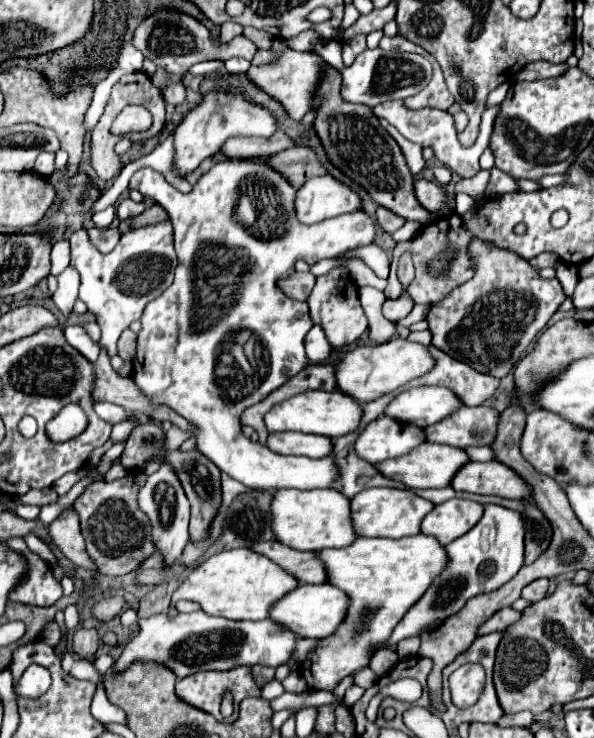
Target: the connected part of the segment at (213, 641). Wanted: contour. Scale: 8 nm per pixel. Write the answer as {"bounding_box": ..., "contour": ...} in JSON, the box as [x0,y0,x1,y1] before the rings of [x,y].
{"bounding_box":[116,610,298,678],"contour":[[[204,610],[178,614],[170,618],[166,614],[156,614],[146,620],[140,620],[140,632],[124,646],[116,670],[126,670],[134,660],[154,660],[176,672],[178,678],[184,678],[202,670],[226,670],[236,666],[272,666],[278,668],[292,656],[298,636],[288,632],[282,624],[274,620],[262,622],[244,622],[244,620],[224,620],[222,616],[208,616]]]}

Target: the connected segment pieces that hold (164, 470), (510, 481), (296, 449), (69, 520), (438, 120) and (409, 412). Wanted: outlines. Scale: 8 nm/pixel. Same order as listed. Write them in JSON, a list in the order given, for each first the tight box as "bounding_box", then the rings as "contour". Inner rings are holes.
[{"bounding_box":[138,464,190,564],"contour":[[[164,464],[158,472],[148,476],[144,488],[138,494],[138,504],[140,510],[146,512],[152,522],[152,538],[158,550],[162,552],[164,562],[172,564],[174,560],[180,558],[184,546],[188,544],[188,520],[190,520],[190,504],[172,464]]]},{"bounding_box":[452,462,532,500],"contour":[[[468,462],[454,476],[452,488],[516,500],[532,496],[532,486],[526,484],[522,476],[516,476],[512,468],[506,468],[506,464],[498,462]]]},{"bounding_box":[266,432,332,458],"contour":[[[276,432],[268,436],[266,446],[278,454],[308,458],[324,458],[332,454],[332,440],[328,436],[308,436],[302,432]]]},{"bounding_box":[48,506,96,572],"contour":[[[68,506],[62,514],[58,514],[58,518],[48,526],[48,532],[50,532],[54,546],[58,546],[58,550],[74,566],[96,572],[96,564],[92,564],[92,558],[86,552],[84,538],[80,532],[80,520],[76,516],[74,506]]]},{"bounding_box":[374,100,490,178],"contour":[[[392,100],[392,102],[384,102],[380,106],[374,108],[374,114],[380,116],[380,118],[386,118],[394,128],[398,128],[398,132],[420,144],[420,146],[430,146],[436,154],[436,158],[448,166],[454,174],[458,174],[460,178],[472,178],[480,172],[480,164],[478,164],[478,158],[482,154],[482,150],[488,146],[490,142],[490,136],[486,136],[486,132],[480,132],[478,136],[478,142],[470,148],[464,148],[458,138],[456,138],[456,130],[454,130],[454,122],[452,122],[452,116],[450,112],[442,112],[442,110],[434,110],[434,108],[422,108],[422,110],[408,110],[404,108],[402,100]]]},{"bounding_box":[386,386,464,428],"contour":[[[422,386],[422,388],[410,388],[400,396],[396,396],[392,404],[386,408],[386,416],[426,428],[428,424],[444,420],[444,416],[456,412],[456,408],[462,406],[464,404],[460,396],[454,394],[450,388]]]}]

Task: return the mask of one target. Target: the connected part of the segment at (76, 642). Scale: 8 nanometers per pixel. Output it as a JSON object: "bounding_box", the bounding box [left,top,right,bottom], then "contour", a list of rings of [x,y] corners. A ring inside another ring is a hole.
{"bounding_box":[72,628,100,658],"contour":[[[78,628],[74,632],[74,638],[72,638],[72,650],[76,654],[80,654],[82,658],[90,658],[92,654],[96,654],[100,640],[100,634],[98,634],[96,628]]]}

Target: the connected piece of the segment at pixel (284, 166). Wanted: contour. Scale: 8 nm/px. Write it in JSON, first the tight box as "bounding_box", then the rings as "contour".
{"bounding_box":[272,146,328,188],"contour":[[[294,146],[294,148],[288,148],[284,152],[278,152],[274,158],[272,158],[272,166],[288,176],[288,180],[300,188],[306,184],[306,180],[310,180],[312,176],[322,176],[324,172],[328,172],[318,156],[316,156],[316,150],[314,148],[308,148],[308,146]]]}

